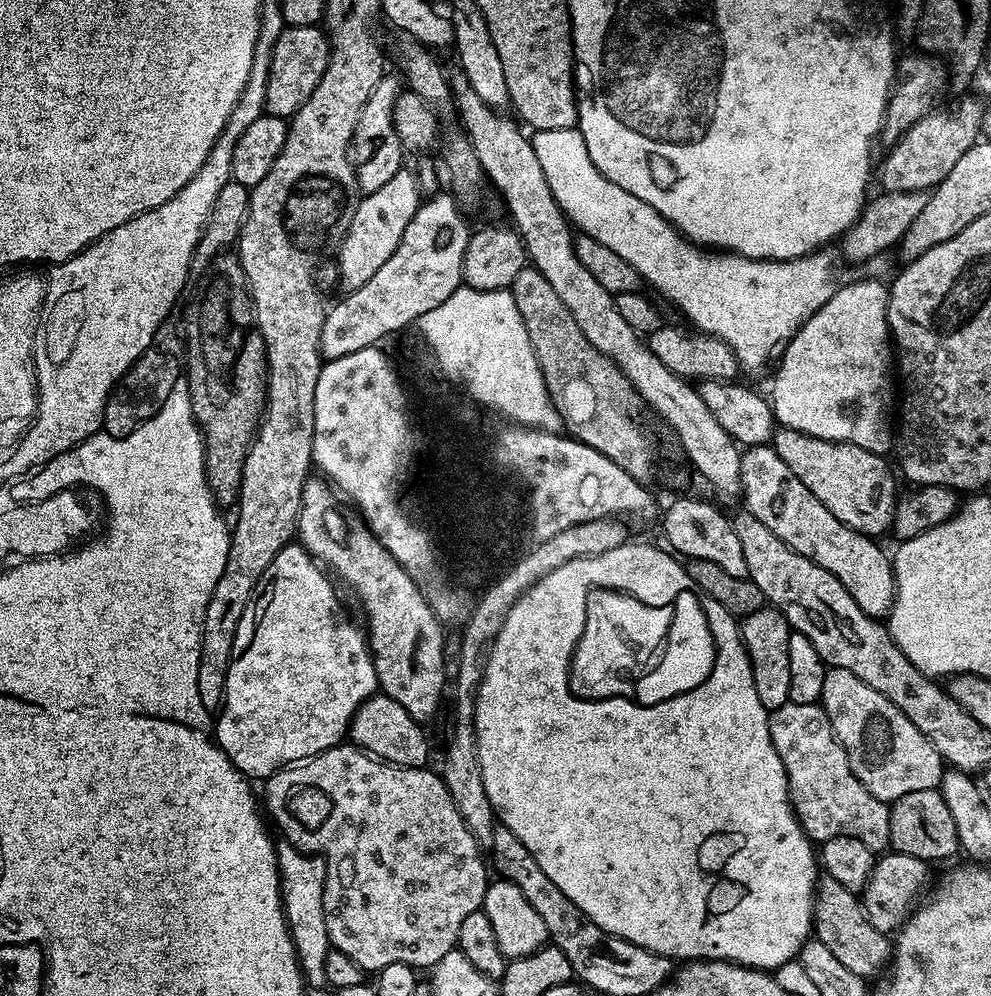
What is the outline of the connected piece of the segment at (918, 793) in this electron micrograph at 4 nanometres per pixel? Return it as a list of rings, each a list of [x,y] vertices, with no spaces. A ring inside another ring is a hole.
[[[939,788],[914,790],[910,794],[902,794],[902,798],[891,801],[888,813],[890,814],[888,843],[891,851],[910,854],[914,858],[929,862],[944,860],[947,856],[961,851],[954,818],[951,817]]]

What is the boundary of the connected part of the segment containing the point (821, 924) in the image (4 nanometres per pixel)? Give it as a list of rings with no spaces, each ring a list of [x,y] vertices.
[[[821,875],[817,879],[816,898],[812,901],[812,926],[815,939],[820,940],[822,946],[830,950],[830,954],[835,954],[838,962],[846,966],[846,970],[871,978],[876,975],[879,977],[889,967],[893,941],[885,933],[870,926],[861,897],[855,892],[846,890],[846,886],[834,882],[834,878],[829,876]]]

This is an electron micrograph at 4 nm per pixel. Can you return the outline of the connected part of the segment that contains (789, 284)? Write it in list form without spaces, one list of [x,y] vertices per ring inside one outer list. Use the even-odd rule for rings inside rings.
[[[578,128],[537,130],[530,139],[532,149],[550,184],[551,193],[569,221],[583,235],[594,238],[602,243],[602,246],[609,247],[614,254],[630,262],[641,279],[672,302],[695,325],[695,329],[726,343],[735,353],[743,371],[754,372],[760,369],[773,350],[777,347],[778,350],[793,338],[805,321],[825,305],[841,287],[842,279],[840,280],[840,274],[833,263],[836,256],[831,247],[826,246],[802,258],[790,260],[756,260],[736,253],[708,251],[681,236],[649,203],[642,202],[634,194],[622,190],[616,183],[606,179],[594,166],[585,139]]]

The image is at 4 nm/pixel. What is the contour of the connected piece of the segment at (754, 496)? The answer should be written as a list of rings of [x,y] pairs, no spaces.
[[[754,444],[743,449],[740,457],[740,490],[745,500],[747,511],[762,522],[786,546],[793,548],[798,554],[810,558],[822,570],[828,570],[846,590],[850,590],[850,598],[858,602],[858,606],[873,618],[887,617],[892,610],[892,602],[896,595],[896,577],[894,564],[879,548],[877,541],[870,536],[863,536],[850,526],[842,526],[802,482],[798,482],[790,466],[778,458],[778,454],[768,444]]]

